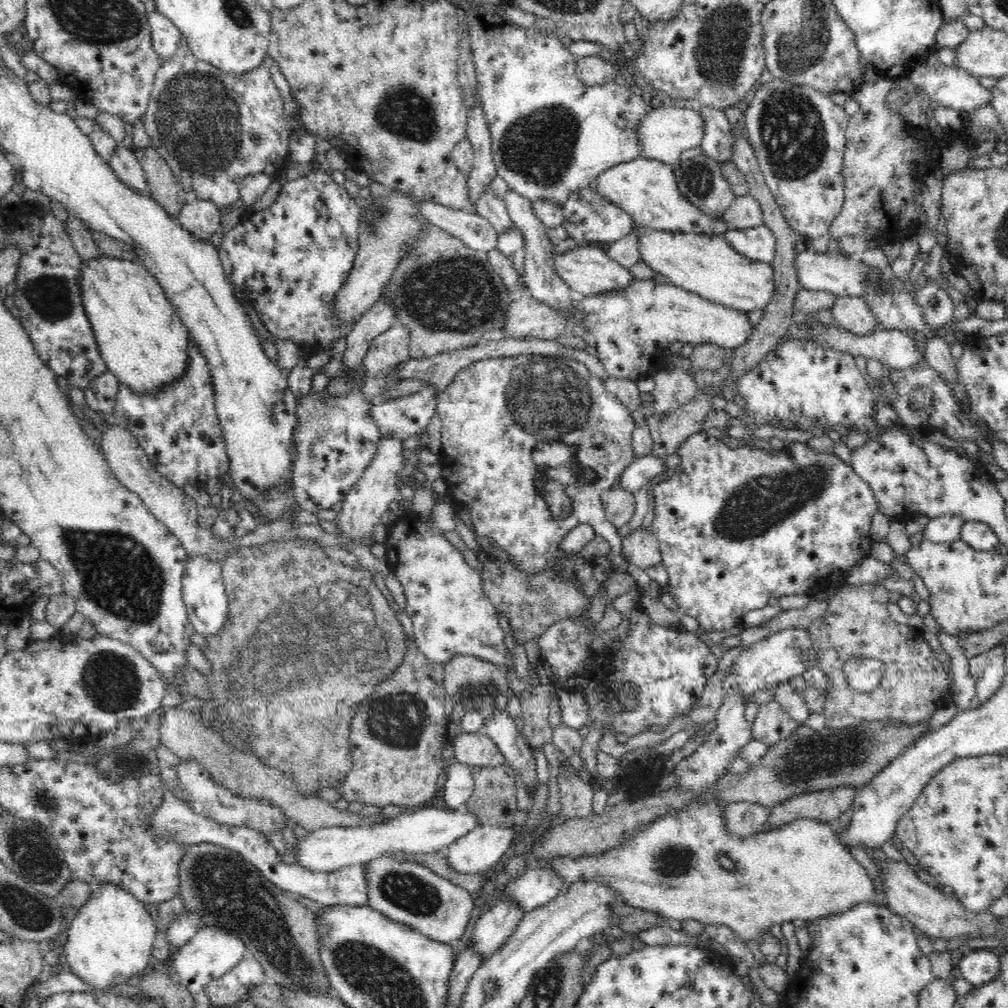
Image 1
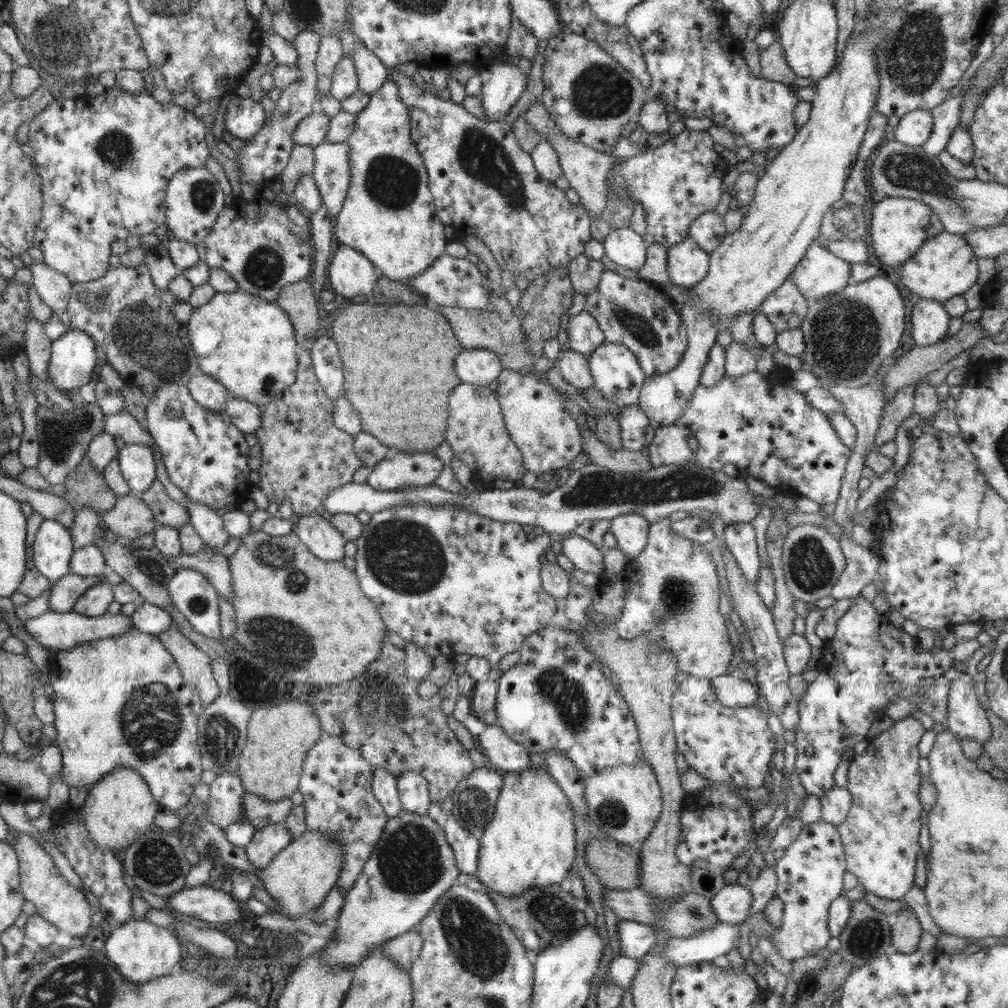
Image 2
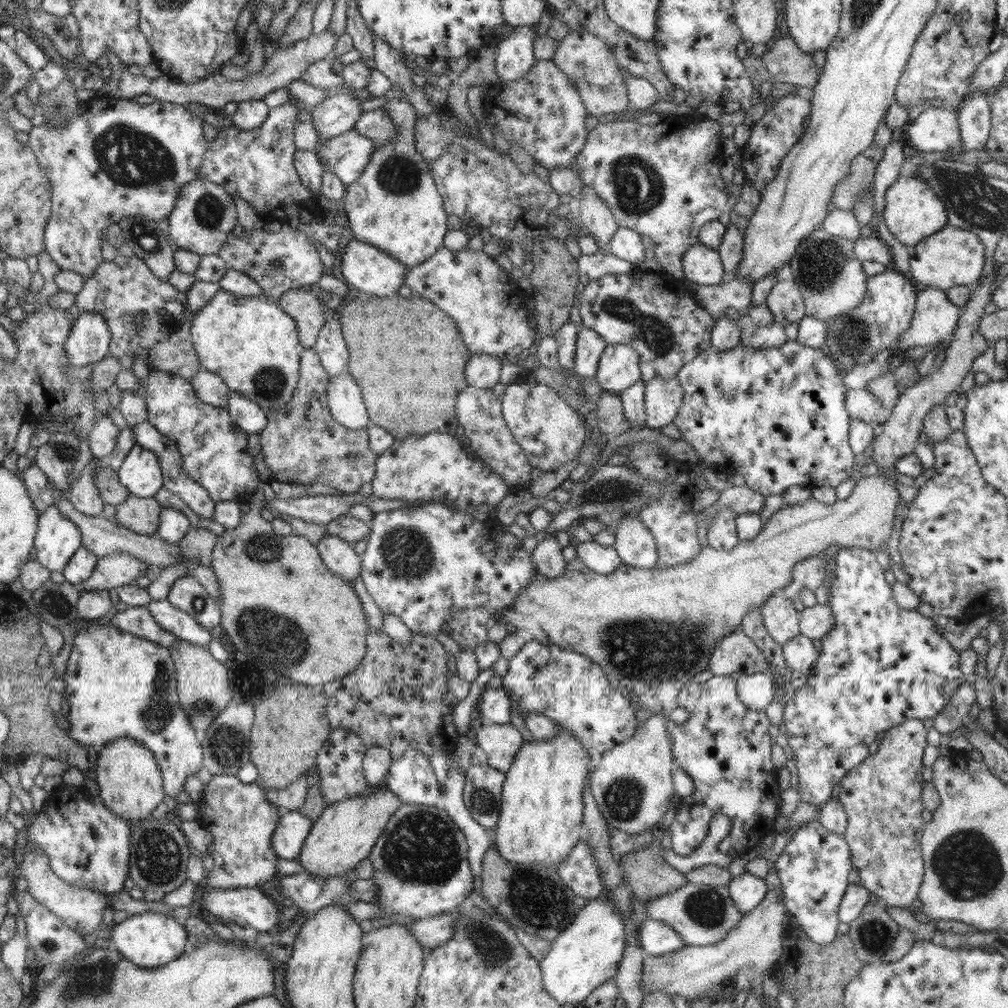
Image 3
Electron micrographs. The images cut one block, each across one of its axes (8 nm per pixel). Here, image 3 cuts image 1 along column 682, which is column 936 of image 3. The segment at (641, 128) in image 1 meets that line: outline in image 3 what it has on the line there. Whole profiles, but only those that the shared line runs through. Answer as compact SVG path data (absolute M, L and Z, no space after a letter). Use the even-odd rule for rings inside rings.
M928 107L907 124L904 139L922 153L966 152L961 143L958 117L956 109Z

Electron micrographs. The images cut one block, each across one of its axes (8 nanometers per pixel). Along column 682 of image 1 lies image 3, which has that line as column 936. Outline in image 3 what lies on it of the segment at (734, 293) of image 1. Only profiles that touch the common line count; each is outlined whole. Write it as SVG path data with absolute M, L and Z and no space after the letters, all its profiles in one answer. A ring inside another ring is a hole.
M947 225L911 249L909 277L918 287L939 288L944 291L958 285L972 286L980 278L984 262L985 247L980 238L969 230Z

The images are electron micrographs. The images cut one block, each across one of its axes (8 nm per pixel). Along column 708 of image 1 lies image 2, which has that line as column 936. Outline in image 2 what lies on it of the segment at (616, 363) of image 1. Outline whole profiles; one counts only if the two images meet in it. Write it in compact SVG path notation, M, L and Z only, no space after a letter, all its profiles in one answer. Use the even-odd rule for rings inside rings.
M926 298L918 299L910 314L911 332L916 346L930 346L946 338L950 319L942 302Z

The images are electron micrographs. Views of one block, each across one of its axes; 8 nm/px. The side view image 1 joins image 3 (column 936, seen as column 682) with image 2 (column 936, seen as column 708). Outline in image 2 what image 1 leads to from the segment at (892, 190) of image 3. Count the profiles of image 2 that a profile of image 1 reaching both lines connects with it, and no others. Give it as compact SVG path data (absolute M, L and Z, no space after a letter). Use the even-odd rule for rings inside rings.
M888 196L882 202L877 202L871 218L870 236L874 254L878 261L886 264L888 268L898 269L902 263L914 256L926 240L935 238L940 232L945 231L942 222L928 205L920 200L902 196Z

